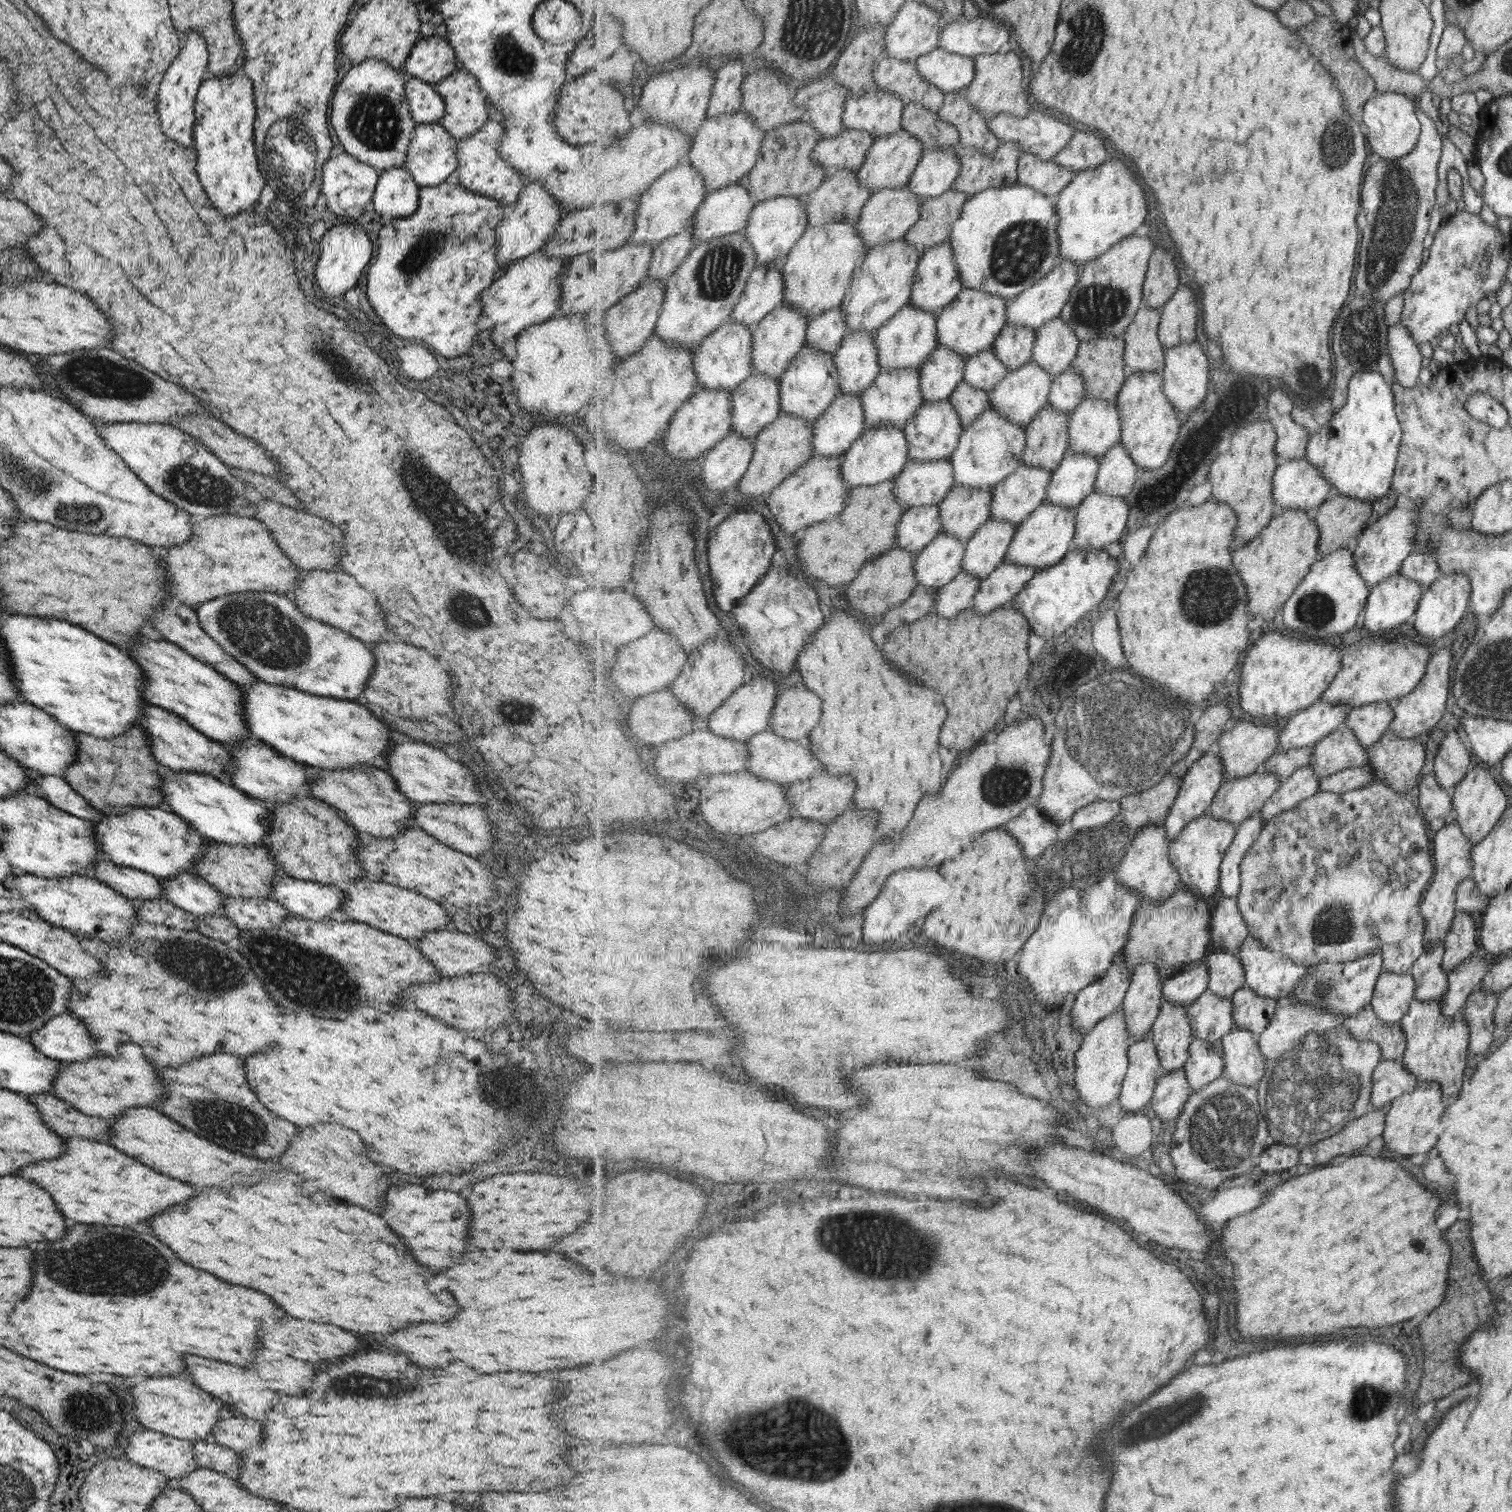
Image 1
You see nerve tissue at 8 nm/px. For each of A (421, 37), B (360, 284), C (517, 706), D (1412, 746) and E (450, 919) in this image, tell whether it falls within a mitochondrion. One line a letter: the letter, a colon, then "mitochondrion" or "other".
A: other
B: other
C: mitochondrion
D: other
E: other

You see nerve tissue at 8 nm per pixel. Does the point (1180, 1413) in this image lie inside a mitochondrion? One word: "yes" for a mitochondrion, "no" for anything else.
yes

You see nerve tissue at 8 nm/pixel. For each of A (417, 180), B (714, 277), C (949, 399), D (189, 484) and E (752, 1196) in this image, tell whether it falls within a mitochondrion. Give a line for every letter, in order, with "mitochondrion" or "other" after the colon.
A: other
B: mitochondrion
C: other
D: mitochondrion
E: other

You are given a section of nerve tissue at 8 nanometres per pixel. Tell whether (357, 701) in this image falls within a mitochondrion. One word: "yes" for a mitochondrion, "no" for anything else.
no

